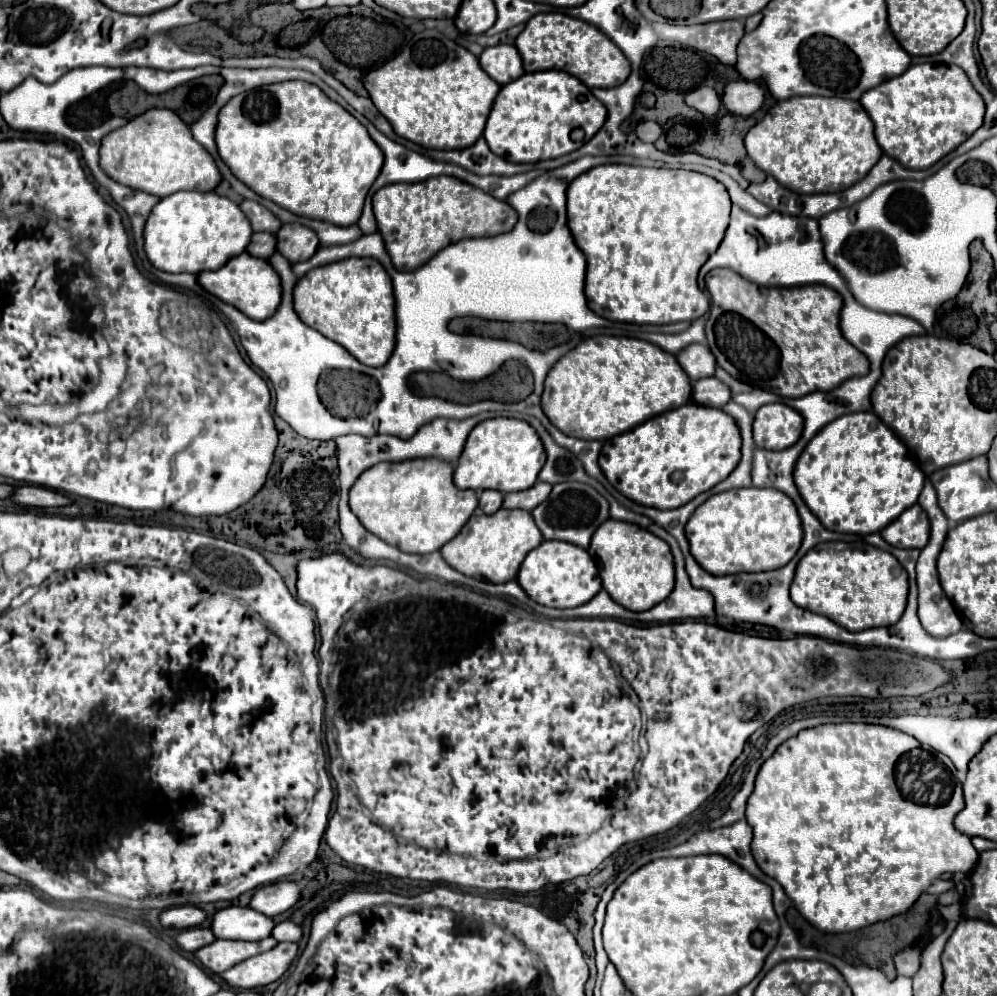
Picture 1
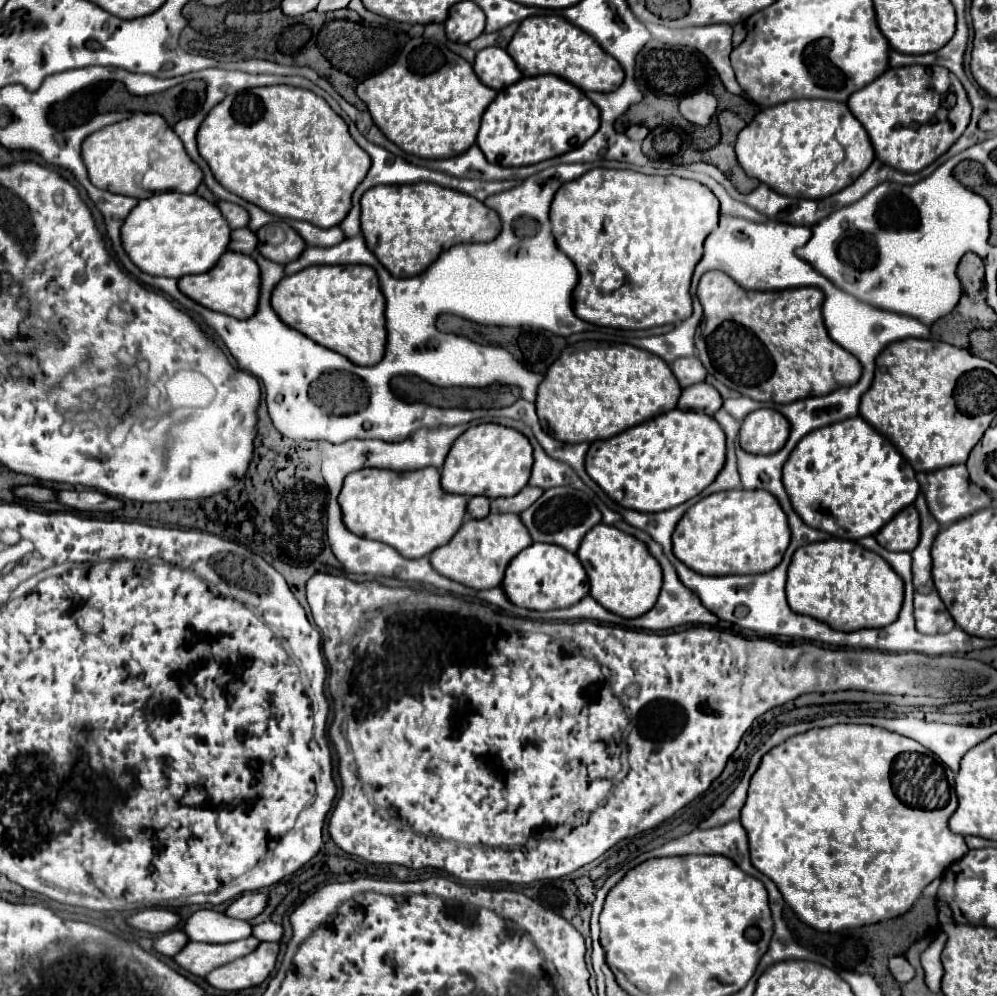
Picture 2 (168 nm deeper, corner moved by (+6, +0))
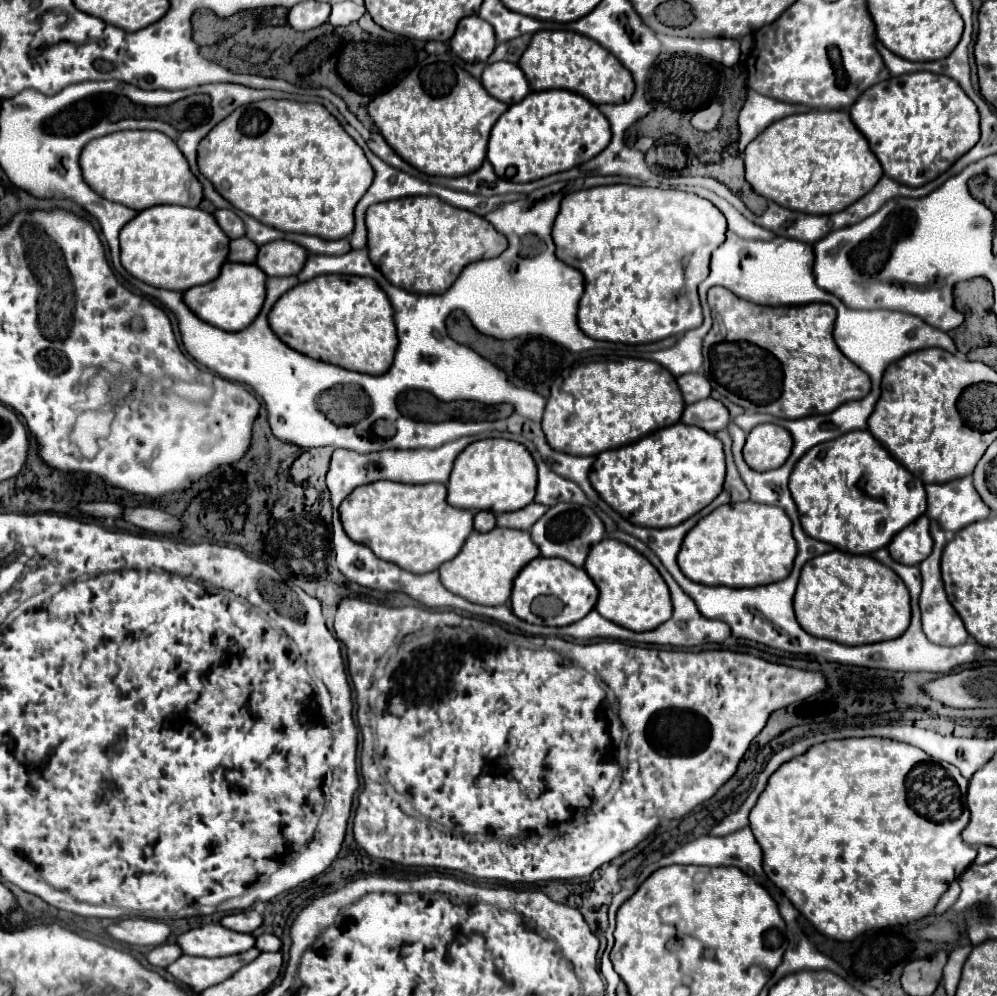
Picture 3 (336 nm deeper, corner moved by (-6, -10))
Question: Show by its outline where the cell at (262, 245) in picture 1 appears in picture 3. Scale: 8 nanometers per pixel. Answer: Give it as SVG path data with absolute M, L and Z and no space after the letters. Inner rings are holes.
M246 236L236 238L230 242L230 252L228 252L228 260L232 262L254 262L258 252L258 246L252 244L252 240L248 240Z

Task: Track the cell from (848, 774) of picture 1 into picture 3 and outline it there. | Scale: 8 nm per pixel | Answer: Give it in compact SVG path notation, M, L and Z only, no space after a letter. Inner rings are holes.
M846 738L846 740L830 740L816 744L808 748L804 754L792 758L790 762L782 764L768 780L766 790L760 794L760 800L756 802L756 808L750 812L750 828L756 836L756 842L760 844L764 858L764 872L766 876L790 898L790 902L802 910L802 914L828 938L848 942L858 936L862 936L868 930L878 930L886 926L900 926L916 922L924 916L928 916L940 896L948 890L950 882L960 876L976 858L976 848L968 846L962 840L962 830L966 828L970 820L970 812L966 806L966 786L960 778L958 770L948 770L944 764L934 762L926 752L922 752L916 746L894 742L888 738Z

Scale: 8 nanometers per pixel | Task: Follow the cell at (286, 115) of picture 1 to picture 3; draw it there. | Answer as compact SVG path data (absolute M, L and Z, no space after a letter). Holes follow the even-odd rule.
M260 100L248 106L240 106L230 116L226 116L216 128L210 130L210 134L200 142L198 148L198 168L204 178L208 178L216 192L224 196L234 208L242 210L248 216L256 216L262 224L268 224L270 228L276 228L280 232L298 232L298 234L310 234L324 240L338 240L346 238L354 228L354 206L360 196L368 190L368 184L372 184L372 168L368 168L368 160L364 160L364 152L360 152L360 146L344 132L340 122L322 106L322 104L304 104L304 102L288 102L288 100Z

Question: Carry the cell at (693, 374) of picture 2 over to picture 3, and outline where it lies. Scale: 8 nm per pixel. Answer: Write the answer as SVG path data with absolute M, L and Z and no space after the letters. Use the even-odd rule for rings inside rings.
M702 372L696 374L684 374L678 380L684 404L694 404L696 400L704 400L710 396L710 384L708 378Z

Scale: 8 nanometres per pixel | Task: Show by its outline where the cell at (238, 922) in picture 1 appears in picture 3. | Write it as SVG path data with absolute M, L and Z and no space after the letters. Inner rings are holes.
M206 924L182 932L176 938L182 954L188 956L230 956L250 950L254 946L252 934L238 934L220 924Z

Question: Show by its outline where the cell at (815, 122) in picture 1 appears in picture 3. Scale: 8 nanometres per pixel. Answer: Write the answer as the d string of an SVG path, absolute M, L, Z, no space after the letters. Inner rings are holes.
M814 110L806 114L792 114L768 126L762 134L758 134L748 148L744 150L744 166L746 166L746 180L750 182L752 190L788 210L798 210L804 214L834 214L864 194L868 194L876 182L882 178L882 168L878 158L872 154L868 140L858 132L852 124L848 110Z

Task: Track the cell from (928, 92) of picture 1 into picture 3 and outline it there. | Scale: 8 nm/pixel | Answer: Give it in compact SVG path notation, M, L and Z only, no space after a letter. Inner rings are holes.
M934 72L894 76L864 90L852 104L850 118L870 142L884 174L912 188L938 178L980 138L978 110L972 100L956 80Z

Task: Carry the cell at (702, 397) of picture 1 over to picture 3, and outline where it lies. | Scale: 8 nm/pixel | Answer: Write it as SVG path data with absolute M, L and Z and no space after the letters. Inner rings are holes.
M706 398L686 406L682 414L682 422L690 426L698 426L710 434L716 434L718 430L724 430L728 426L730 414L722 402L714 398Z

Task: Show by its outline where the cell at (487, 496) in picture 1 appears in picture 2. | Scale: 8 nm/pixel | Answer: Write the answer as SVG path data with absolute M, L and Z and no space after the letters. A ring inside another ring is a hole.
M472 496L468 500L468 516L470 518L484 518L490 512L490 500L484 496Z

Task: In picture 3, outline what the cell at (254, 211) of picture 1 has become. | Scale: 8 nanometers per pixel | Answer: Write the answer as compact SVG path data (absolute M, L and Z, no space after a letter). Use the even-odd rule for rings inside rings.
M214 210L214 218L228 238L234 240L244 236L244 224L232 210Z

